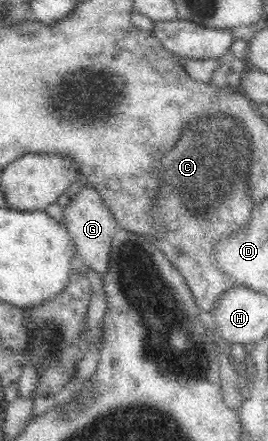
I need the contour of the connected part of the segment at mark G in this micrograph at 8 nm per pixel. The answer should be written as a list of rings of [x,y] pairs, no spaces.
[[[86,183],[81,184],[79,189],[77,194],[70,200],[70,203],[63,209],[61,222],[65,225],[67,233],[71,235],[76,256],[83,260],[84,266],[88,266],[99,278],[103,279],[107,268],[109,268],[111,242],[120,228],[110,209],[100,197],[100,193]]]

